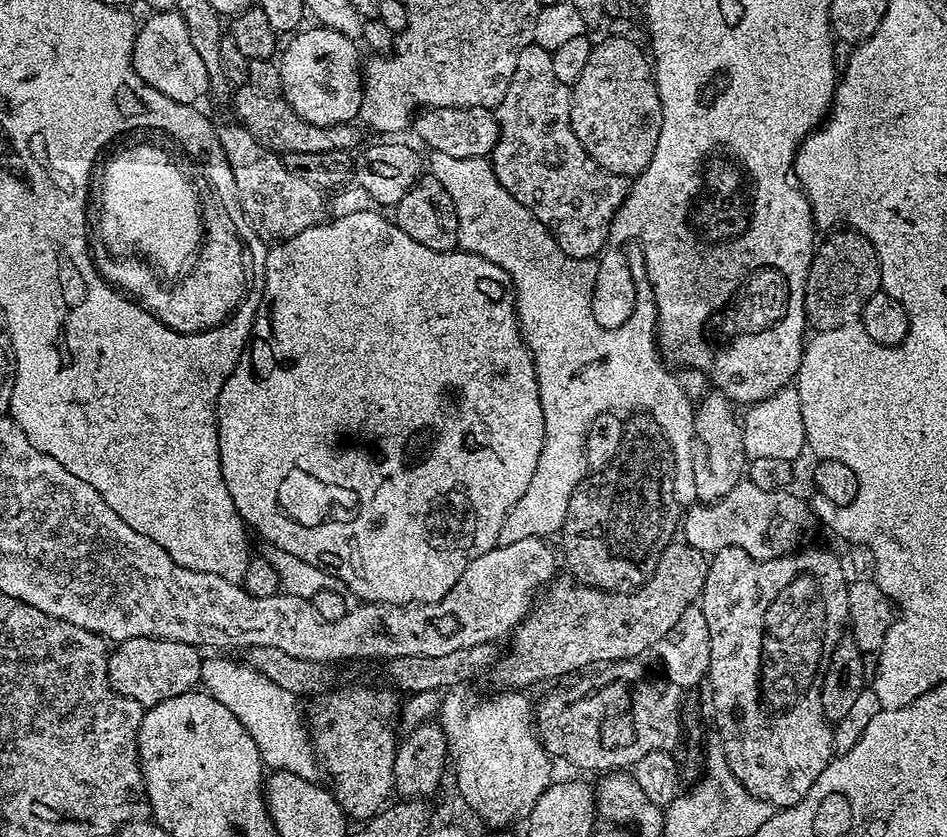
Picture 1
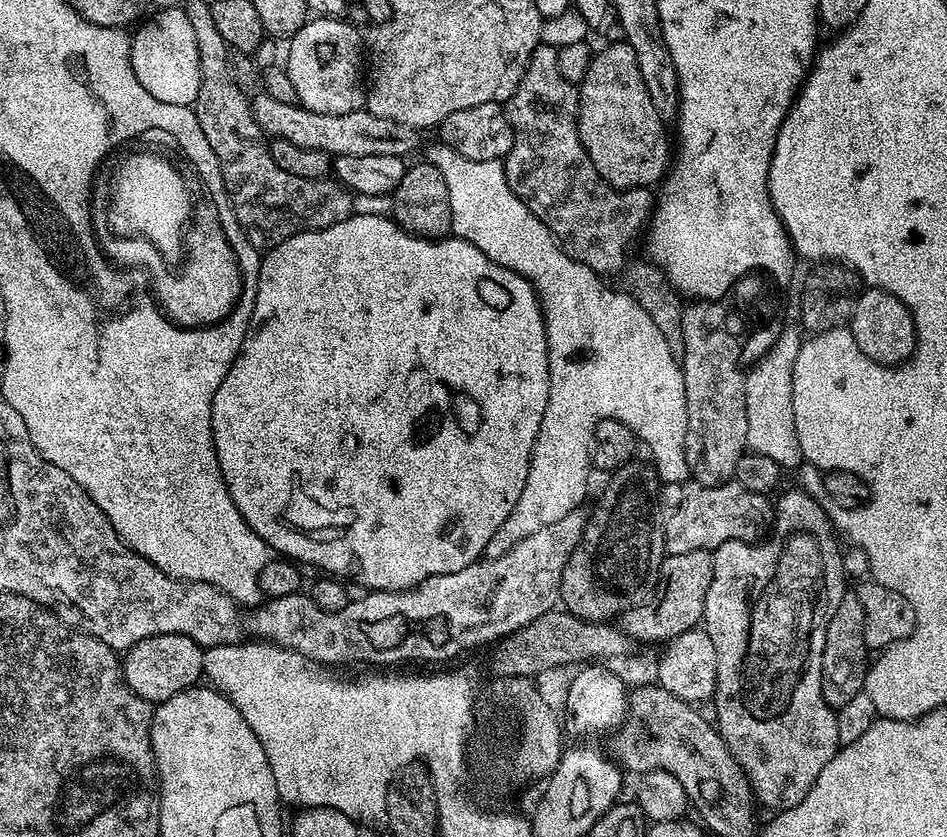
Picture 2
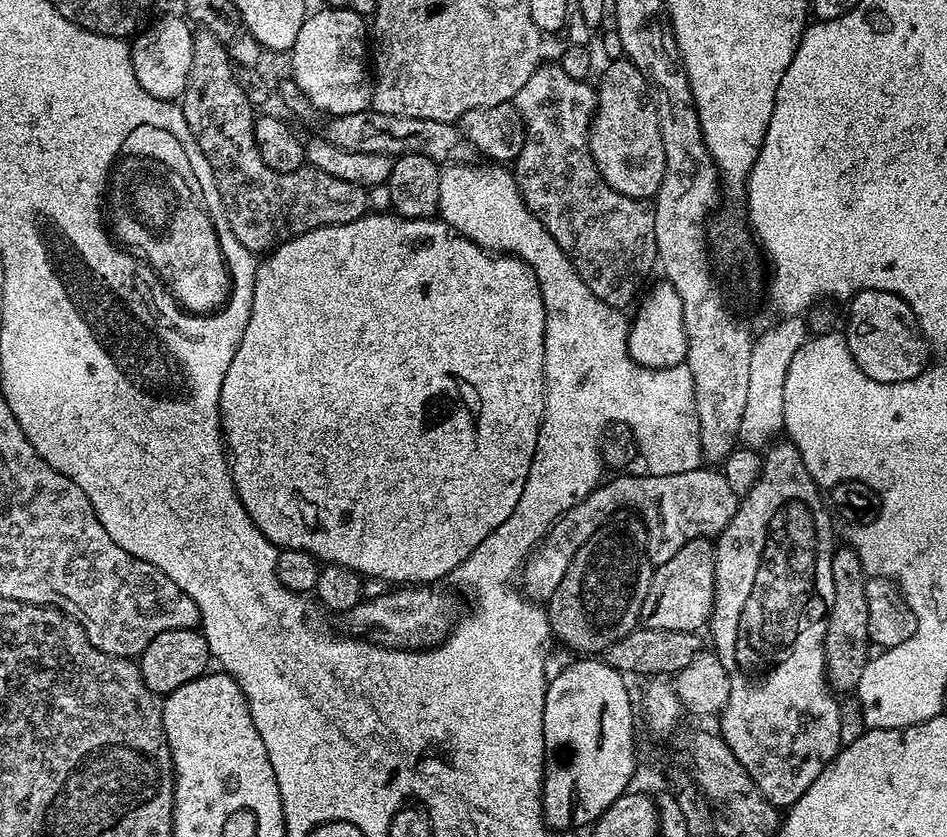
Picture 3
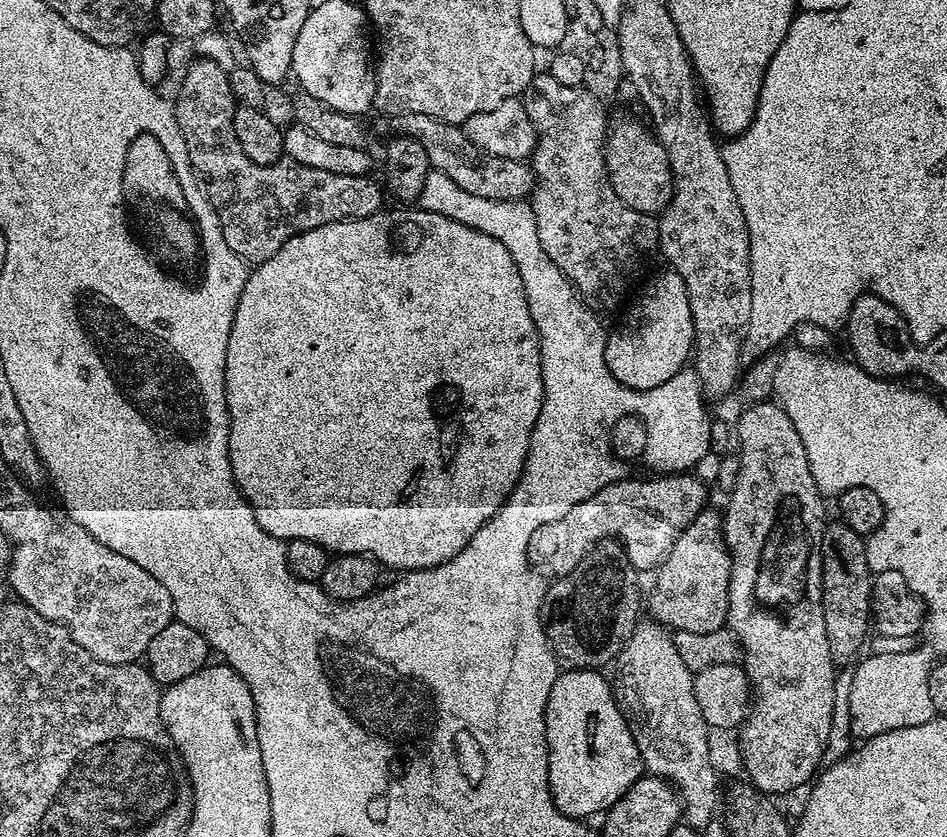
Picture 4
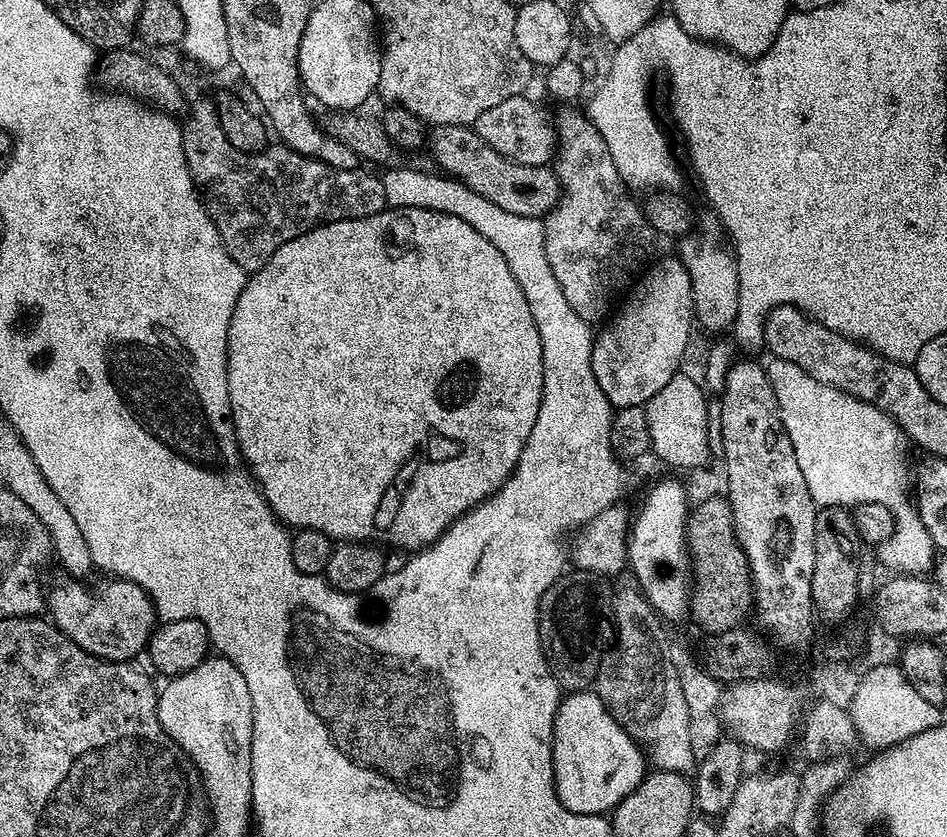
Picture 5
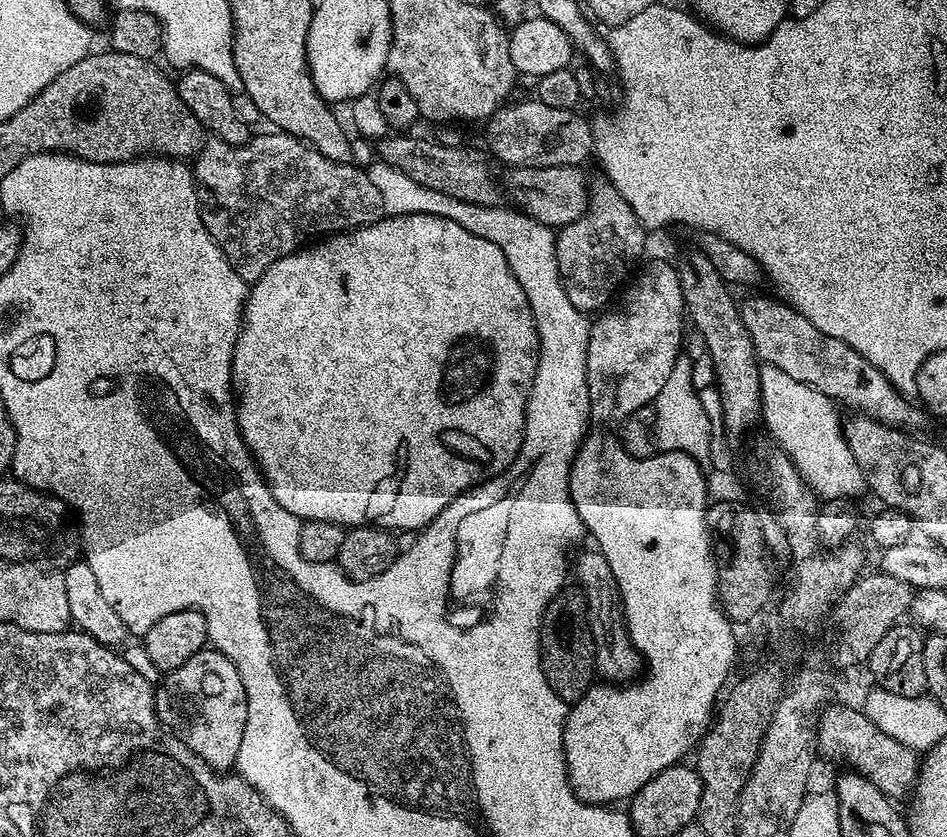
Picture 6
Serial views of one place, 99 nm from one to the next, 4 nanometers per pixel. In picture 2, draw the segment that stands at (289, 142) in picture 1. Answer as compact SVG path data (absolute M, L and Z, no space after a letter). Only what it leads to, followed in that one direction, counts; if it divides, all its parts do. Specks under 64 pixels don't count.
M263 94L253 95L250 103L252 116L265 137L294 142L294 146L302 146L306 150L322 150L333 158L362 154L390 154L408 158L420 144L421 133L417 129L390 122L390 118L378 118L367 110L350 114L318 114L299 103L278 102L278 98Z

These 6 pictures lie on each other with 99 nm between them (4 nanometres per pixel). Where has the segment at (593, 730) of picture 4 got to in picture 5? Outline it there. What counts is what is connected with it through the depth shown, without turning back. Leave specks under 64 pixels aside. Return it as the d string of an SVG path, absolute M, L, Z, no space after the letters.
M581 690L568 692L556 710L552 723L552 769L556 793L566 810L604 816L643 782L646 756L632 735L606 710L595 691Z

